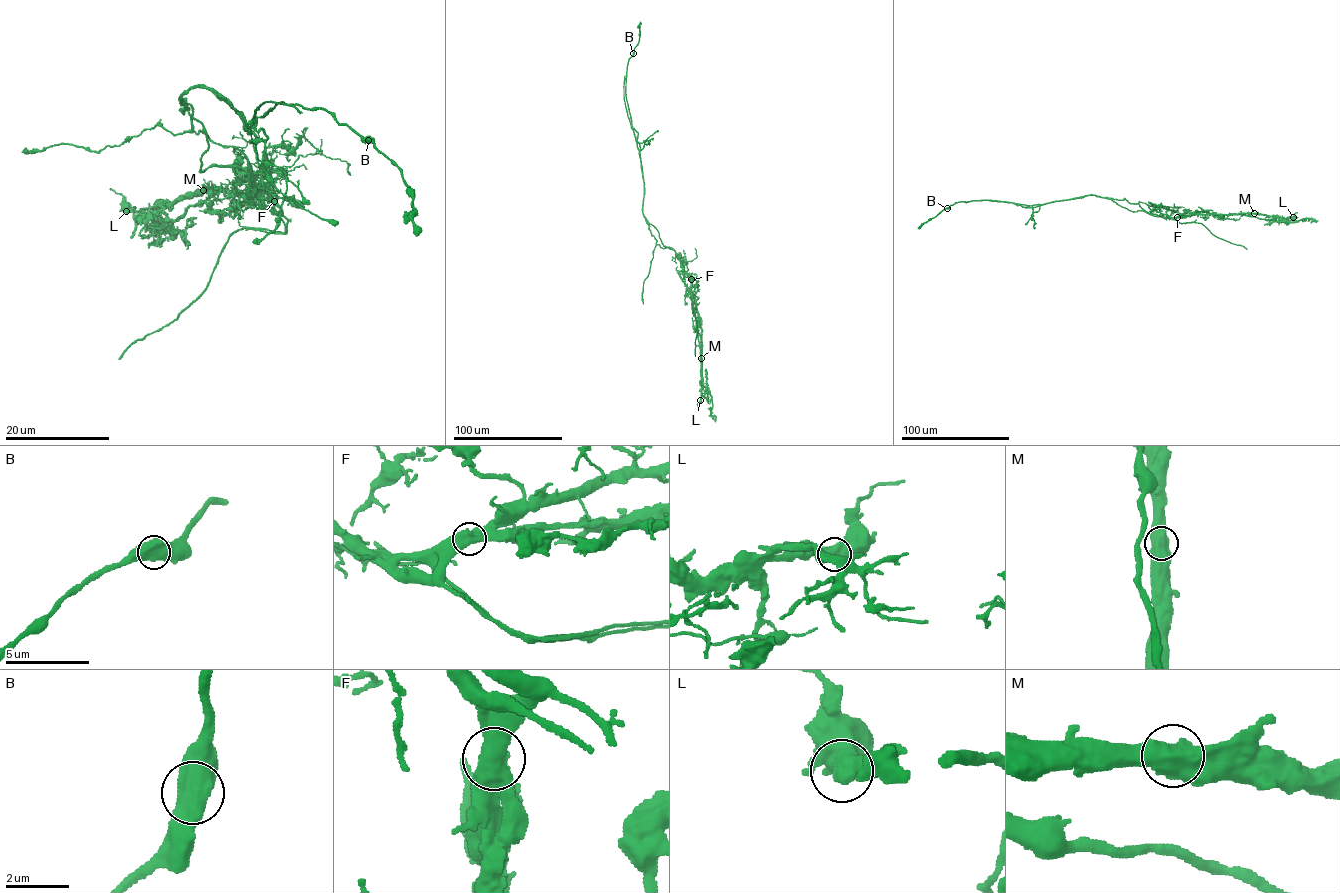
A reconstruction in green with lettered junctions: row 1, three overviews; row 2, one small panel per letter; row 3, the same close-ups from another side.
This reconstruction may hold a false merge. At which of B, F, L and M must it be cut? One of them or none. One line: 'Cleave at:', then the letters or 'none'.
Cleave at: F

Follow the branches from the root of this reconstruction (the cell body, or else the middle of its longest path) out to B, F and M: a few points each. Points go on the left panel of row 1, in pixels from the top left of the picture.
B: (202, 126), (180, 96), (206, 87), (243, 112), (247, 132), (252, 122), (284, 103), (327, 110), (368, 140)
F: (202, 126), (209, 145), (201, 154), (199, 169), (245, 168), (254, 184), (249, 200), (272, 206), (274, 201)
M: (202, 126), (209, 145), (199, 169), (245, 168), (249, 200), (274, 201), (255, 198), (261, 191), (203, 190)

